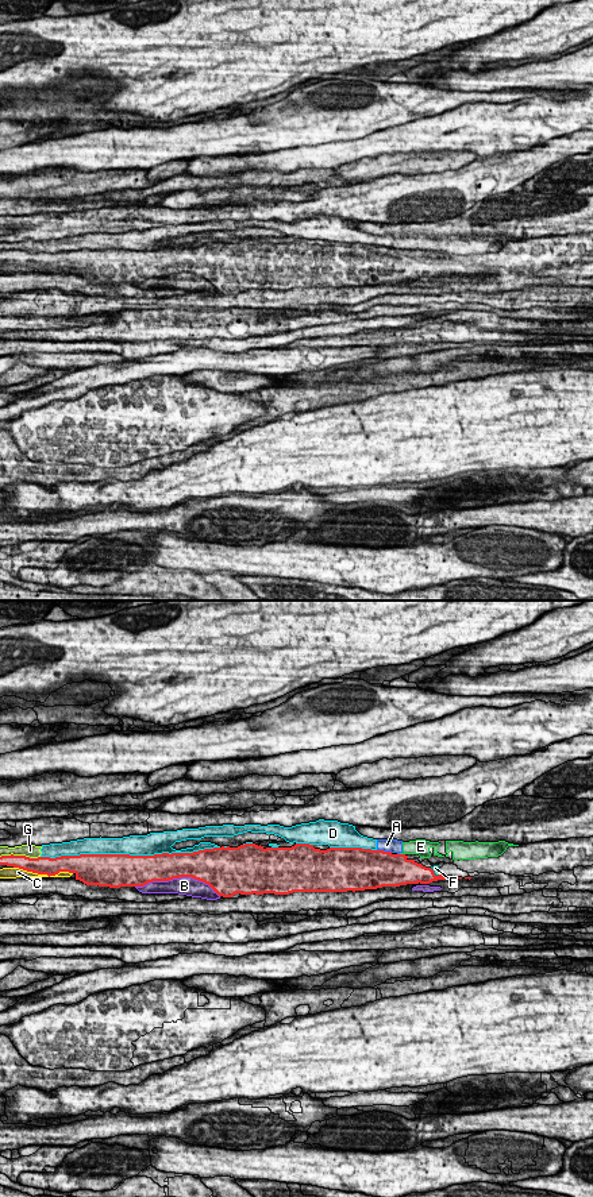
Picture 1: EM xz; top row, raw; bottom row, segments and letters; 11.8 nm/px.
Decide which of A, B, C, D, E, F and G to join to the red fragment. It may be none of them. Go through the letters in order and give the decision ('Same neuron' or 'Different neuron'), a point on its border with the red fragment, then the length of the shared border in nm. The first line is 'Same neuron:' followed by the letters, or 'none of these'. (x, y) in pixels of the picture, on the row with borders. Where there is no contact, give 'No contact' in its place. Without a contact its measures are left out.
Same neuron: F
A: Different neuron. Touches red at xz (385, 852). Shared border 190 nm
B: Different neuron. Touches red at xz (177, 877). Shared border 1000 nm
C: Different neuron. Touches red at xz (43, 873). Shared border 700 nm
D: Different neuron. Touches red at xz (129, 854). Shared border 2100 nm
E: Different neuron. Touches red at xz (403, 854). Shared border 70 nm
F: Same neuron. Touches red at xz (434, 873). Shared border 160 nm
G: Different neuron. Touches red at xz (19, 856). Shared border 480 nm

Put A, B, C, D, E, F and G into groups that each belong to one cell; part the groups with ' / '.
A D E G / B / C / F

